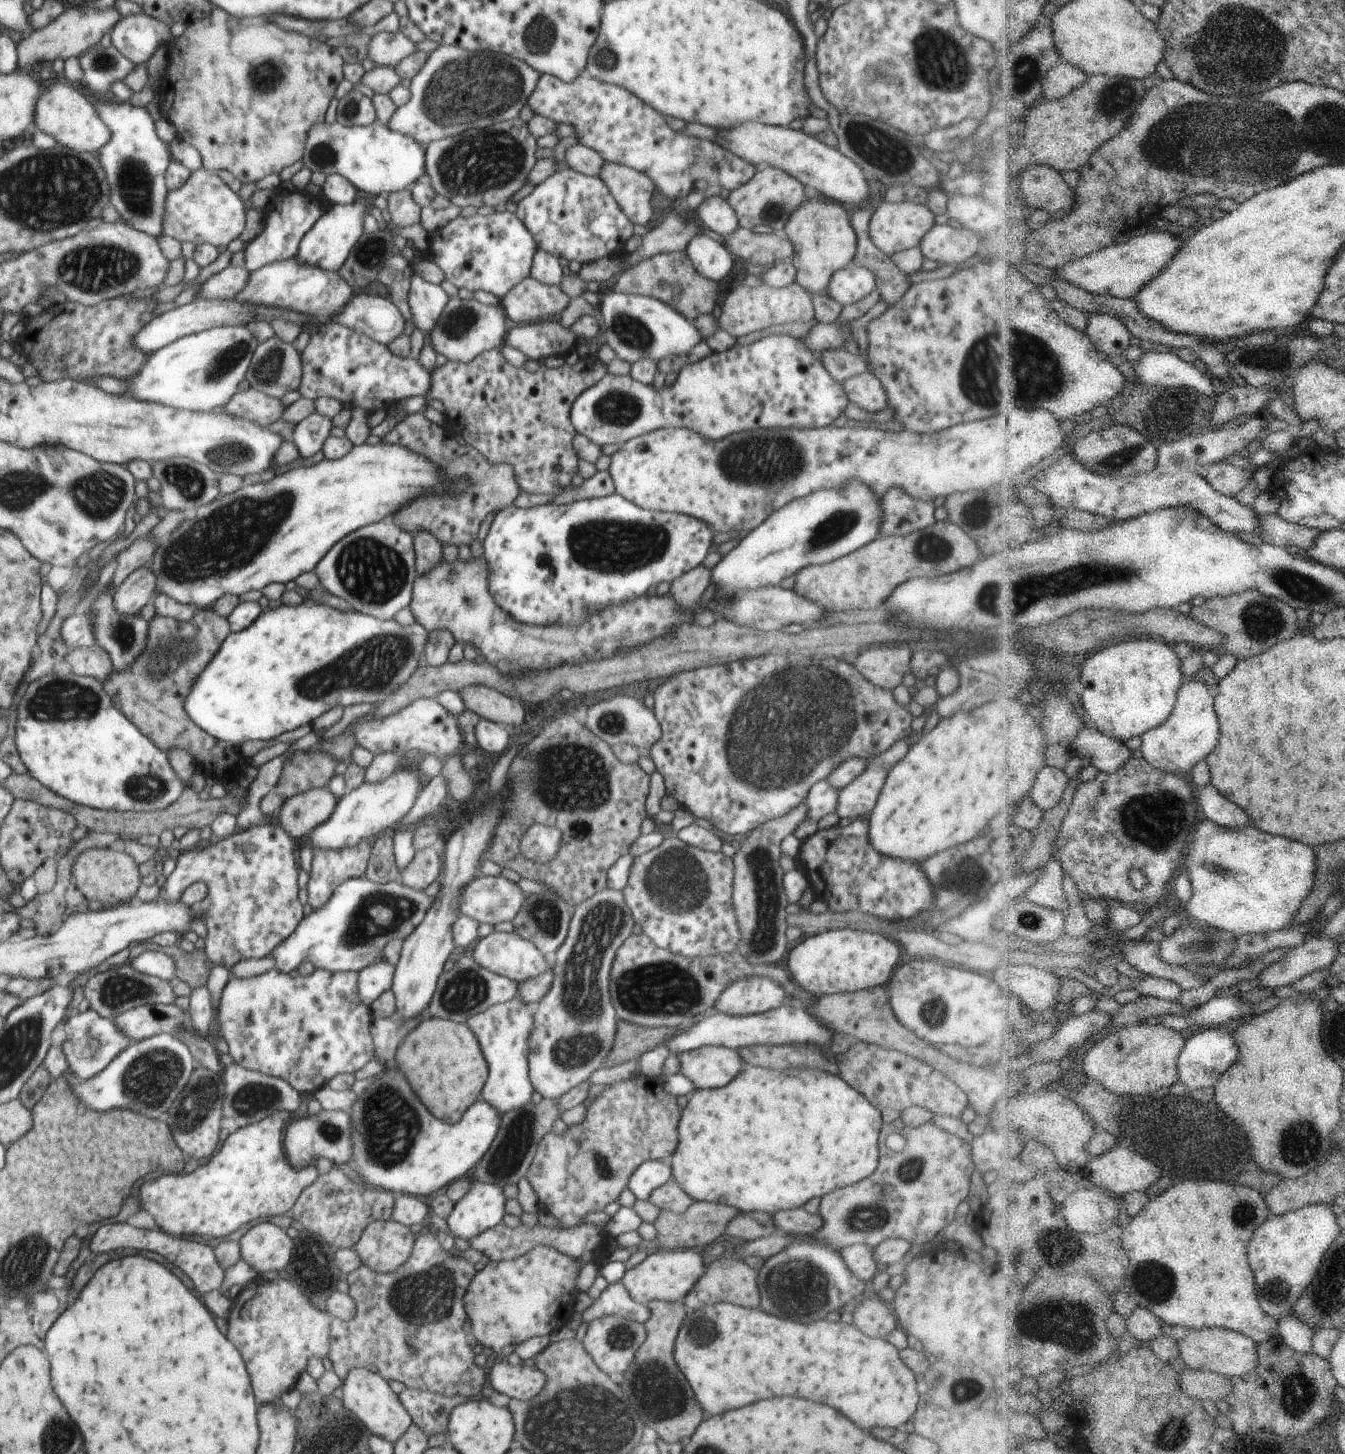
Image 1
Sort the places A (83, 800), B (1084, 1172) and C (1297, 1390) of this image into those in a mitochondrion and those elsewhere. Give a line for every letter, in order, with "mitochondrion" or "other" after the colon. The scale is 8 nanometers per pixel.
A: other
B: other
C: mitochondrion

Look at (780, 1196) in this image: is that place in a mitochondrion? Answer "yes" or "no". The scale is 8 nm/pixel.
no

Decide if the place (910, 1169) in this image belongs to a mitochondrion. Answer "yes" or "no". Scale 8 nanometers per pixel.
yes

